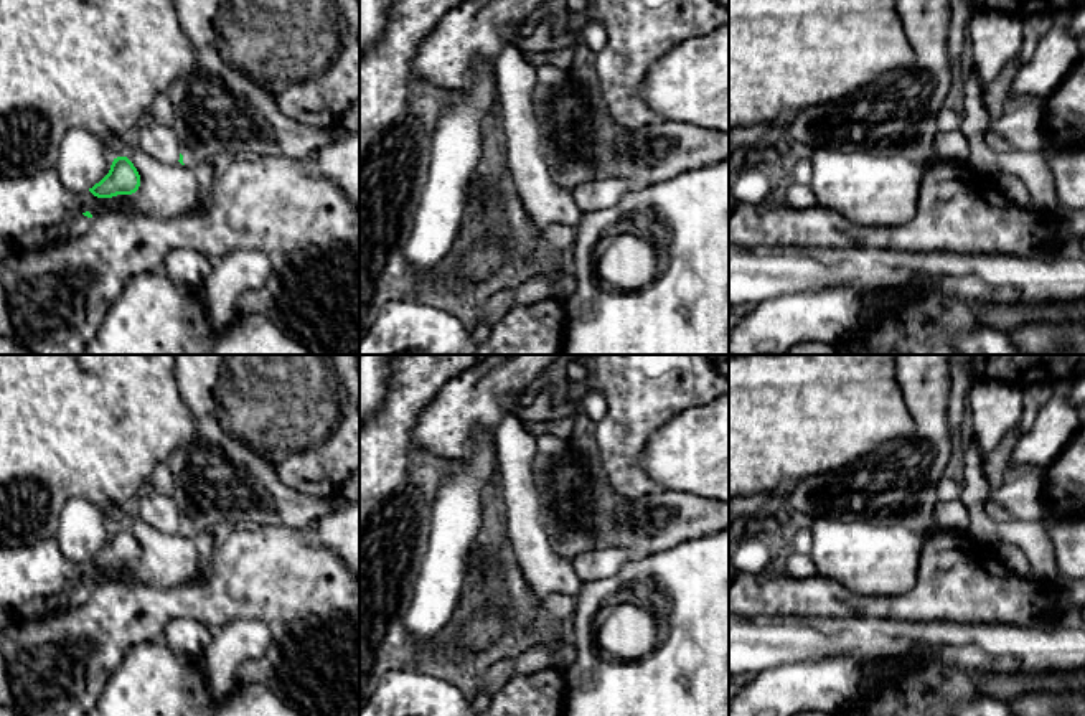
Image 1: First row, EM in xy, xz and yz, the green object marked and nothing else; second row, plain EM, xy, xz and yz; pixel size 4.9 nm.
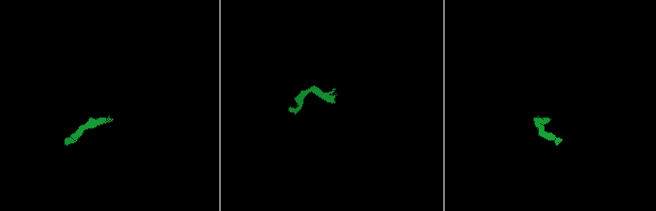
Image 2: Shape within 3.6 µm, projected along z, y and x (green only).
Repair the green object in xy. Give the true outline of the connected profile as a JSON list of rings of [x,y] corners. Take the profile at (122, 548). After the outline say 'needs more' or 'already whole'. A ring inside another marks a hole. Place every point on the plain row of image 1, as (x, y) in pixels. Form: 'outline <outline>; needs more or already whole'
outline [[[127,526],[114,528],[109,543],[89,561],[97,568],[132,564],[140,556],[140,544]]]; already whole

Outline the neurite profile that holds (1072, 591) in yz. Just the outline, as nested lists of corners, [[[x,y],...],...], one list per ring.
[[[1059,576],[1054,584],[1059,589],[1062,609],[1070,615],[1078,615],[1085,607],[1085,579],[1067,579]]]

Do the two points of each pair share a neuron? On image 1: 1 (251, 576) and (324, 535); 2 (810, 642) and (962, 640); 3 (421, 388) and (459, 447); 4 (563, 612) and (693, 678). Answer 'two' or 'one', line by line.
1: two
2: one
3: two
4: two

